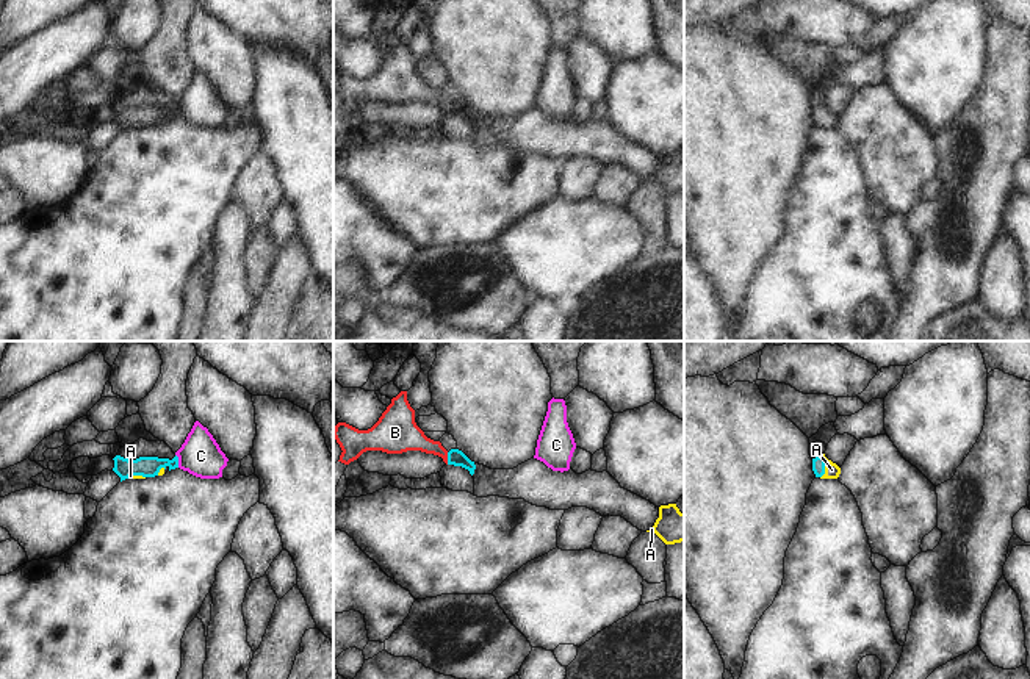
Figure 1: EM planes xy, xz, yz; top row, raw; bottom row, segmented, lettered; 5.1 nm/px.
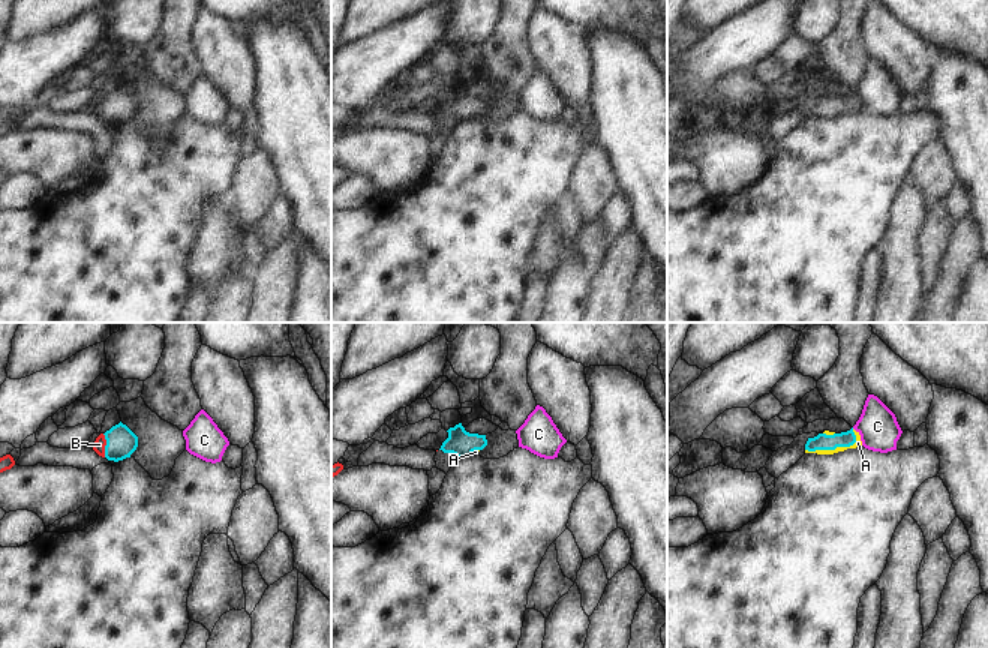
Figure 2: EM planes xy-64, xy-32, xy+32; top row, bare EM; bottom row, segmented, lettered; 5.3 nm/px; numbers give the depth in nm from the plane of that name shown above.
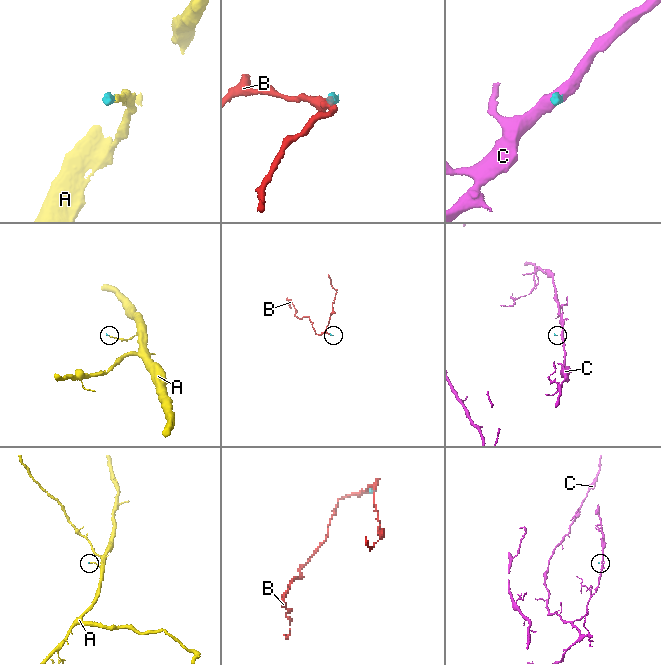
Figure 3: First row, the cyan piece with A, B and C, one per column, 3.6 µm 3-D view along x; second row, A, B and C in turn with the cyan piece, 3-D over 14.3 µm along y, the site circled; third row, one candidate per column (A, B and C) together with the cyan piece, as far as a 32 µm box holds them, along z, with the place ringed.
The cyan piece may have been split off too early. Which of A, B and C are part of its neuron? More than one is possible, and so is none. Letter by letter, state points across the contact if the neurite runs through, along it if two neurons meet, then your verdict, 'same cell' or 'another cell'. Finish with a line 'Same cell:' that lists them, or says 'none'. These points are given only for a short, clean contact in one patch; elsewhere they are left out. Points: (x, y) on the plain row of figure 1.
A: way yz (819, 111), (824, 116), (831, 119); same cell
B: way xz (456, 107), (448, 108), (439, 99), (406, 85); same cell
C: border xy (176, 104), (179, 116); another cell
Same cell: A, B

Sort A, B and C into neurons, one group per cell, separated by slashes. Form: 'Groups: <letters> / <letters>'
Groups: A B / C.

